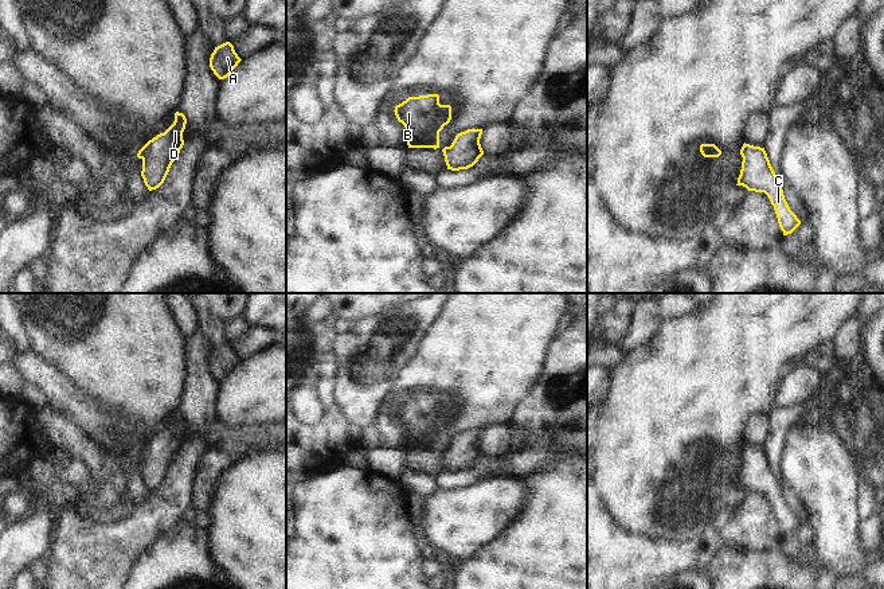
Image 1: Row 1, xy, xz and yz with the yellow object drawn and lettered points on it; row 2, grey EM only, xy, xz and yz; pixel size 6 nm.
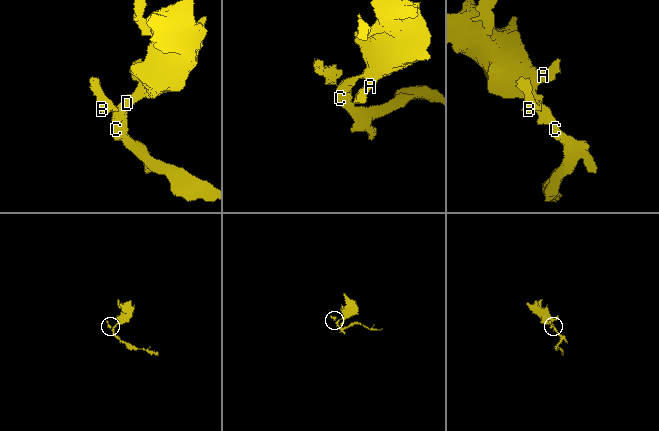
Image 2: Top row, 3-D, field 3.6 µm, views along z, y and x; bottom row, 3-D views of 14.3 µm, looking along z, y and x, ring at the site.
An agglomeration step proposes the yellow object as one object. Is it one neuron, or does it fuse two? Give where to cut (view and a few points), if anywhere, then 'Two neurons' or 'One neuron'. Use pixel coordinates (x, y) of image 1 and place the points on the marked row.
Split along xy (145, 145), (145, 153), (141, 158). Two neurons

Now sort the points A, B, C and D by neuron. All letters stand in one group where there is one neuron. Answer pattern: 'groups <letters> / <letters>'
groups A C D / B

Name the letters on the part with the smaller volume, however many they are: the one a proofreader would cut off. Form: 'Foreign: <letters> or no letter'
Foreign: B

